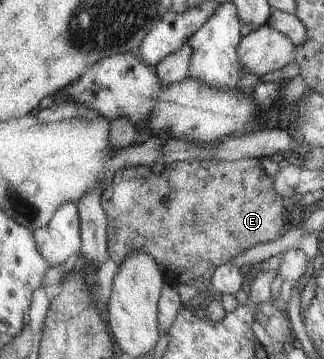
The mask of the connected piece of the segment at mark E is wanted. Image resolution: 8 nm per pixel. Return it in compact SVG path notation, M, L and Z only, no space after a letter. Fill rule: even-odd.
M242 158L234 161L209 160L205 164L199 164L197 161L176 161L165 165L164 171L154 172L151 168L146 166L127 167L126 170L119 171L116 174L112 185L103 191L101 195L102 207L104 213L108 218L107 232L108 232L108 255L112 261L118 266L132 253L132 251L146 251L148 254L155 256L159 260L160 267L170 267L170 273L174 275L174 286L184 282L186 285L200 289L210 289L210 279L215 274L220 266L226 262L230 262L232 257L240 251L247 251L257 244L268 243L268 241L275 241L282 236L282 225L284 225L284 217L282 217L282 197L279 192L275 190L275 180L270 177L264 167L260 158Z

